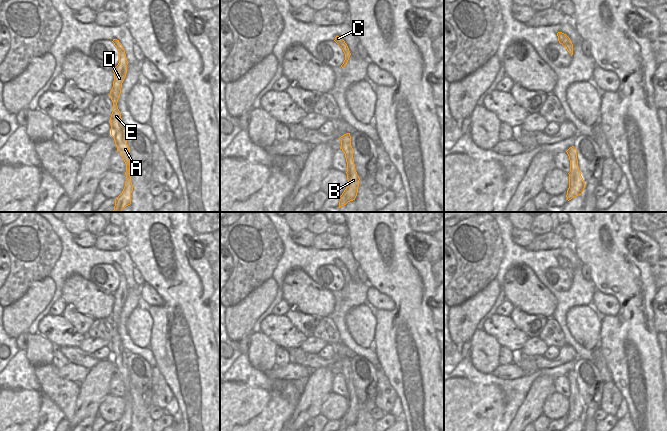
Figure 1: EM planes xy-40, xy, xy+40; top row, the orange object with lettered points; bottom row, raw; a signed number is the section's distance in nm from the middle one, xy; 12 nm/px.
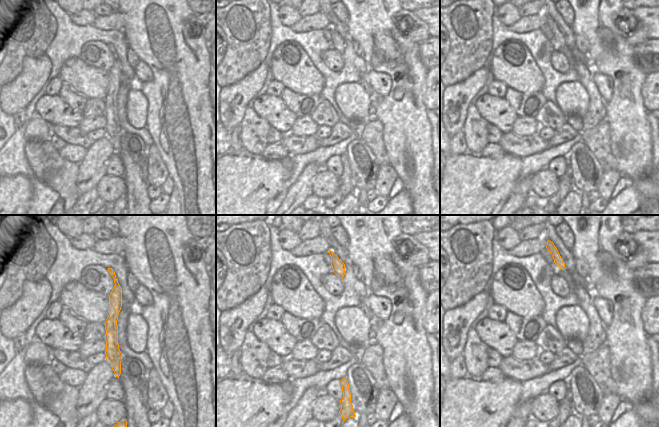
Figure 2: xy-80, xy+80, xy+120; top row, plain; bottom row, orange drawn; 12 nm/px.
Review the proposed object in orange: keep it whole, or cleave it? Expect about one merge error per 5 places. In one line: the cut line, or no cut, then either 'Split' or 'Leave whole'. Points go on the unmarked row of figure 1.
No split. Leave whole

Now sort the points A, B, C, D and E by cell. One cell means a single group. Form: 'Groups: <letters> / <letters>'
Groups: A B C D E

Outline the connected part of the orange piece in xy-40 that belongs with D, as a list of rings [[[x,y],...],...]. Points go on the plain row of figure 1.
[[[117,263],[112,265],[119,275],[119,287],[113,293],[114,305],[113,311],[110,315],[109,320],[113,326],[113,336],[110,341],[111,359],[114,362],[117,370],[117,375],[120,376],[123,384],[126,388],[126,405],[125,411],[122,417],[115,423],[114,431],[126,431],[131,428],[131,417],[133,415],[133,409],[131,407],[130,400],[130,372],[127,368],[127,355],[125,348],[122,345],[121,337],[118,333],[117,326],[121,318],[122,307],[127,298],[128,285],[126,282],[125,274],[122,268]]]

